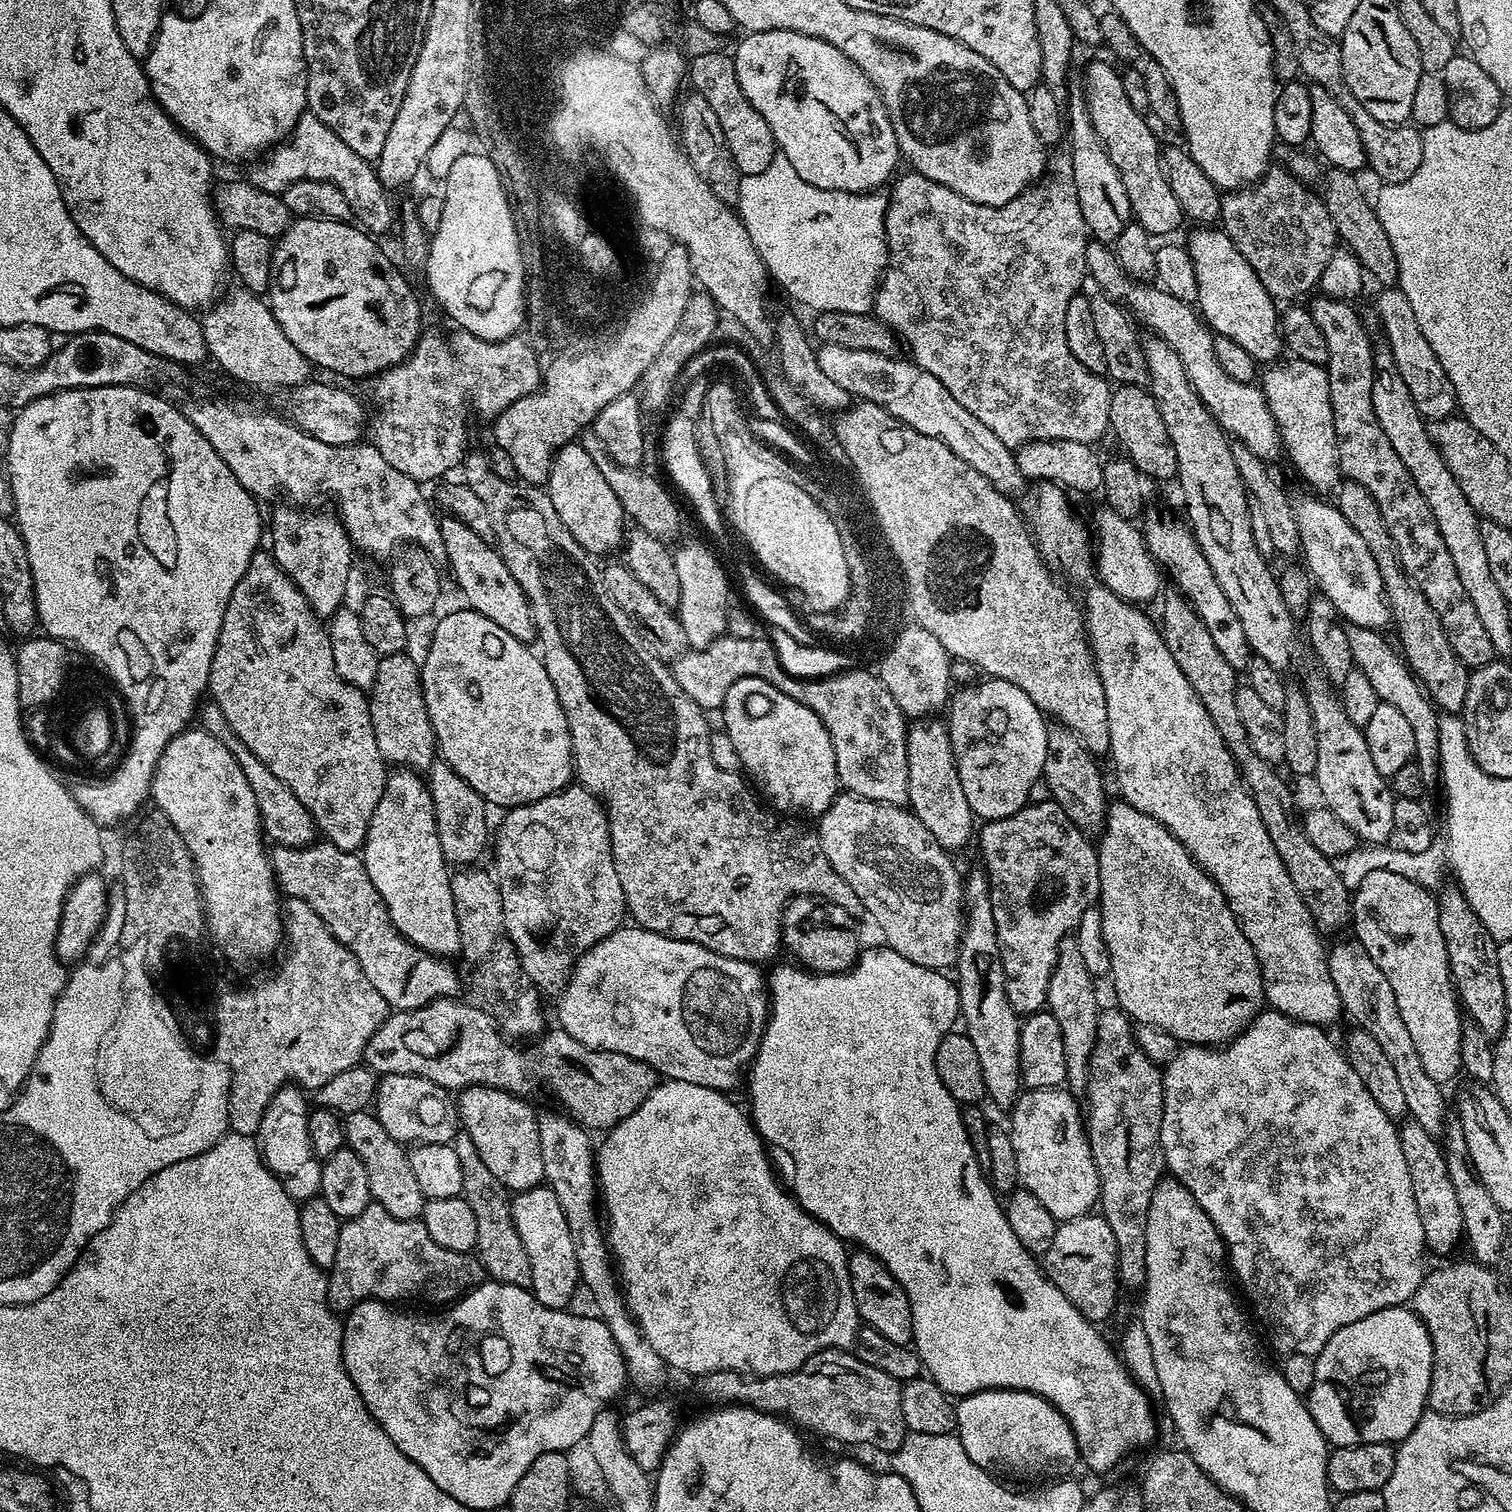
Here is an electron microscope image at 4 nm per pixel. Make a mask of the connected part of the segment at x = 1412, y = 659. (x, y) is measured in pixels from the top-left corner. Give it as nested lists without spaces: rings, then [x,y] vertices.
[[[1341,479],[1334,489],[1334,503],[1342,518],[1346,518],[1346,522],[1350,522],[1354,530],[1358,530],[1358,535],[1361,536],[1362,542],[1366,542],[1370,554],[1374,554],[1378,574],[1382,576],[1384,597],[1388,600],[1388,609],[1392,612],[1391,623],[1394,628],[1396,624],[1395,639],[1398,641],[1404,663],[1412,669],[1412,675],[1420,681],[1428,699],[1441,713],[1463,713],[1470,669],[1460,661],[1458,654],[1454,654],[1454,646],[1450,646],[1450,638],[1442,626],[1440,615],[1434,610],[1434,606],[1430,606],[1426,594],[1422,594],[1422,590],[1418,590],[1404,573],[1404,567],[1400,565],[1396,553],[1394,538],[1390,538],[1390,530],[1386,530],[1382,510],[1378,510],[1378,502],[1374,502],[1374,494],[1370,494],[1366,486],[1358,486],[1358,482]]]

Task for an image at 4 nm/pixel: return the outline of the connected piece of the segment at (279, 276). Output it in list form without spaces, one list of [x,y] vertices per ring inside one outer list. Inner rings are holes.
[[[293,219],[285,232],[275,241],[272,249],[272,282],[268,286],[266,296],[270,301],[270,307],[278,326],[282,326],[282,334],[286,334],[286,338],[290,338],[290,342],[294,342],[294,346],[298,346],[298,350],[308,359],[309,364],[317,369],[329,368],[330,371],[337,372],[340,376],[371,378],[377,372],[385,372],[386,369],[408,359],[412,347],[416,344],[422,331],[420,304],[416,301],[415,294],[408,292],[407,278],[396,269],[395,262],[372,241],[375,239],[367,231],[361,230],[359,227],[351,228],[352,226],[351,223],[343,220]]]

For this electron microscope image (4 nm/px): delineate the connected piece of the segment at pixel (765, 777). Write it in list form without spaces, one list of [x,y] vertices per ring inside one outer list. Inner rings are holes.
[[[738,678],[738,682],[734,682],[730,690],[726,690],[723,710],[722,730],[734,742],[743,771],[758,789],[759,795],[777,813],[791,814],[796,818],[804,818],[800,816],[819,818],[824,812],[830,810],[831,804],[838,795],[836,755],[834,746],[830,742],[830,734],[818,718],[818,714],[814,714],[814,710],[802,706],[802,702],[794,702],[794,698],[782,694],[782,690],[770,686],[770,682],[762,678]]]

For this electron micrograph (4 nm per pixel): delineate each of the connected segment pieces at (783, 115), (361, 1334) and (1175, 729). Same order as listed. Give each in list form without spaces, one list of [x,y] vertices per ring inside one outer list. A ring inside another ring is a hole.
[[[794,30],[750,32],[743,38],[745,40],[737,46],[736,52],[734,51],[738,86],[742,86],[742,94],[746,94],[750,106],[754,106],[754,110],[758,110],[758,114],[762,114],[762,118],[766,118],[766,126],[770,126],[770,130],[774,134],[779,155],[788,159],[790,166],[794,166],[794,170],[798,170],[798,178],[802,178],[806,182],[810,182],[810,186],[818,186],[822,190],[858,193],[879,189],[884,186],[880,184],[886,183],[885,185],[887,185],[893,179],[892,171],[896,168],[896,160],[901,159],[900,147],[894,134],[894,126],[890,122],[888,111],[878,94],[878,90],[872,85],[870,78],[866,78],[863,70],[858,66],[854,66],[854,62],[850,62],[850,58],[846,58],[846,54],[842,54],[842,50],[830,46],[830,42],[806,34],[798,34]]]
[[[488,1278],[464,1293],[459,1300],[451,1306],[445,1307],[441,1316],[407,1316],[399,1312],[399,1307],[382,1300],[364,1300],[355,1304],[343,1317],[344,1333],[342,1334],[342,1358],[346,1374],[354,1382],[366,1410],[390,1434],[390,1442],[406,1454],[450,1498],[462,1502],[470,1510],[476,1508],[500,1508],[509,1503],[514,1488],[518,1485],[530,1464],[543,1452],[567,1453],[576,1443],[583,1441],[588,1435],[594,1418],[598,1418],[600,1412],[605,1411],[611,1400],[616,1400],[624,1392],[624,1387],[629,1387],[628,1371],[624,1365],[622,1354],[618,1350],[618,1342],[614,1342],[614,1334],[604,1321],[592,1316],[575,1316],[572,1310],[563,1308],[547,1308],[538,1302],[528,1288],[519,1288],[513,1284],[500,1284],[494,1279]]]
[[[1093,582],[1082,596],[1082,611],[1084,613],[1084,631],[1088,638],[1088,645],[1092,651],[1092,658],[1096,662],[1096,673],[1102,682],[1102,690],[1106,692],[1106,718],[1110,718],[1110,760],[1116,763],[1116,780],[1120,783],[1120,792],[1123,803],[1134,806],[1142,810],[1142,814],[1150,814],[1182,846],[1186,846],[1188,853],[1196,859],[1196,864],[1200,869],[1212,877],[1212,880],[1222,890],[1230,910],[1236,916],[1236,921],[1240,924],[1240,929],[1246,934],[1246,938],[1254,946],[1256,957],[1260,963],[1260,973],[1264,979],[1264,999],[1275,1011],[1289,1016],[1291,1020],[1301,1020],[1304,1024],[1314,1024],[1317,1026],[1329,1026],[1342,1016],[1338,990],[1334,990],[1334,982],[1328,973],[1328,953],[1326,944],[1323,944],[1322,934],[1317,930],[1316,923],[1310,918],[1310,910],[1306,910],[1306,902],[1302,902],[1302,897],[1298,895],[1298,890],[1294,890],[1294,882],[1290,882],[1290,874],[1286,874],[1286,866],[1282,866],[1282,858],[1278,858],[1278,850],[1274,850],[1274,842],[1270,842],[1270,834],[1266,834],[1266,826],[1262,826],[1262,818],[1258,814],[1258,806],[1254,806],[1254,798],[1248,792],[1248,788],[1240,779],[1240,770],[1236,766],[1236,760],[1230,754],[1222,734],[1218,734],[1218,726],[1214,726],[1214,718],[1206,714],[1206,706],[1194,694],[1194,686],[1178,670],[1178,662],[1174,662],[1174,654],[1166,650],[1164,634],[1160,631],[1157,621],[1152,620],[1144,613],[1143,607],[1130,604],[1128,601],[1118,598],[1106,585]]]

